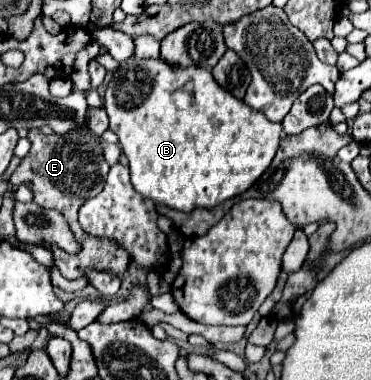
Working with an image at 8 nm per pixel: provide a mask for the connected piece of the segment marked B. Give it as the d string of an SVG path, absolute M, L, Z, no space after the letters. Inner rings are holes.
M126 59L108 83L104 109L108 109L110 129L118 135L122 153L130 163L134 189L144 199L176 211L194 211L196 207L212 209L248 191L270 167L282 139L280 123L268 121L264 113L250 109L244 101L224 91L210 71L200 67L174 67L162 59Z

